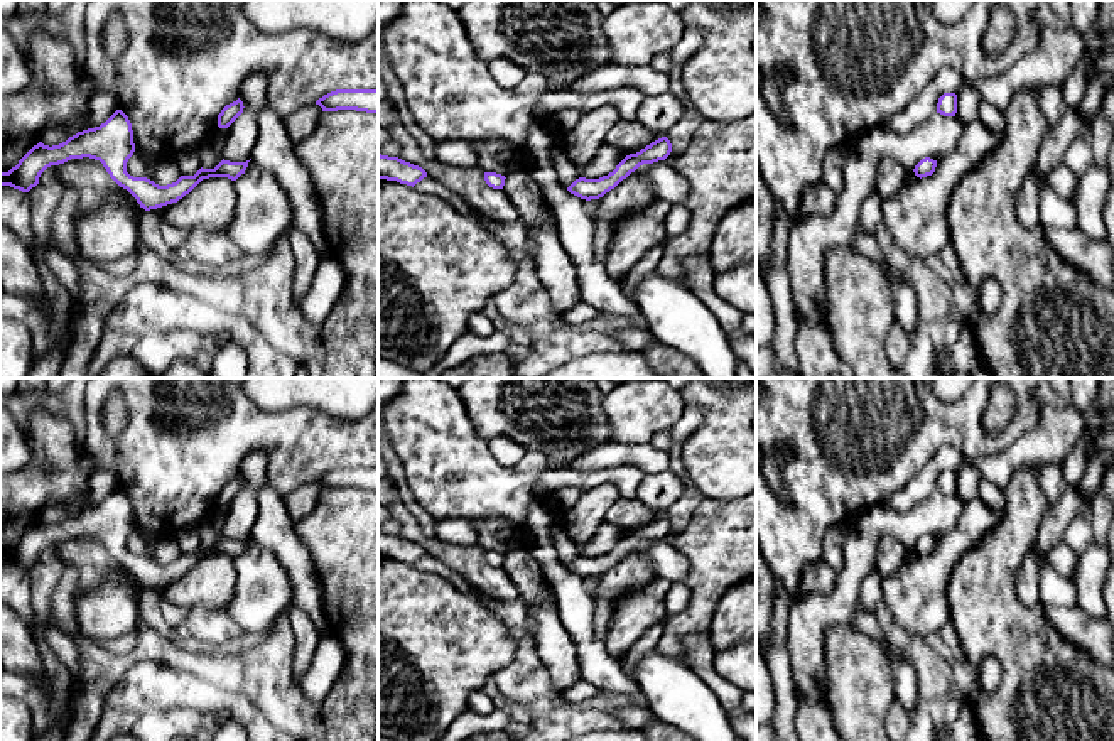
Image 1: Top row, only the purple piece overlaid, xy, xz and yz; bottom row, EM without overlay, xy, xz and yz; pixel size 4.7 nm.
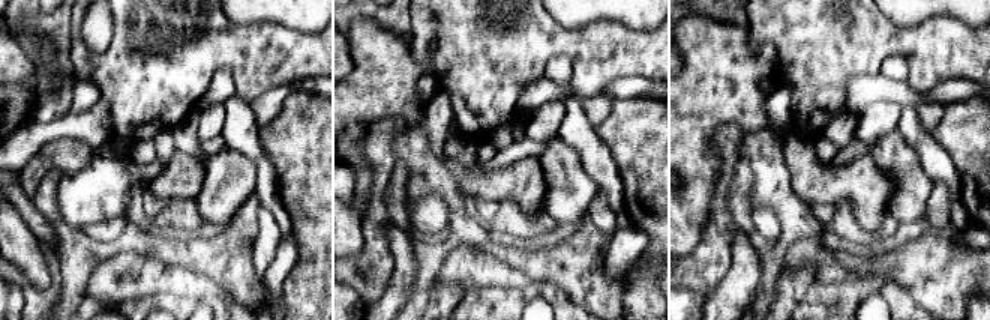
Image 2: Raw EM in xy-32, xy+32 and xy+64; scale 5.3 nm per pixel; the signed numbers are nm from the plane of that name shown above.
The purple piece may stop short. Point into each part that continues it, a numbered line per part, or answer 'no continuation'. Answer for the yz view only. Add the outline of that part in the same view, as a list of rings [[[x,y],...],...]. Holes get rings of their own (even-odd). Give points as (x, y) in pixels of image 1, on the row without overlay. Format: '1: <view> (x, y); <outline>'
no continuation

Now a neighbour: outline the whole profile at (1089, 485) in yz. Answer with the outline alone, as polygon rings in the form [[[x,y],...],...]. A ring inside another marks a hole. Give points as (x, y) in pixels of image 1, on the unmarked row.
[[[1100,451],[1090,457],[1085,474],[1077,486],[1077,491],[1082,496],[1092,500],[1100,491],[1102,478],[1111,464],[1114,464],[1114,454],[1109,451]]]

